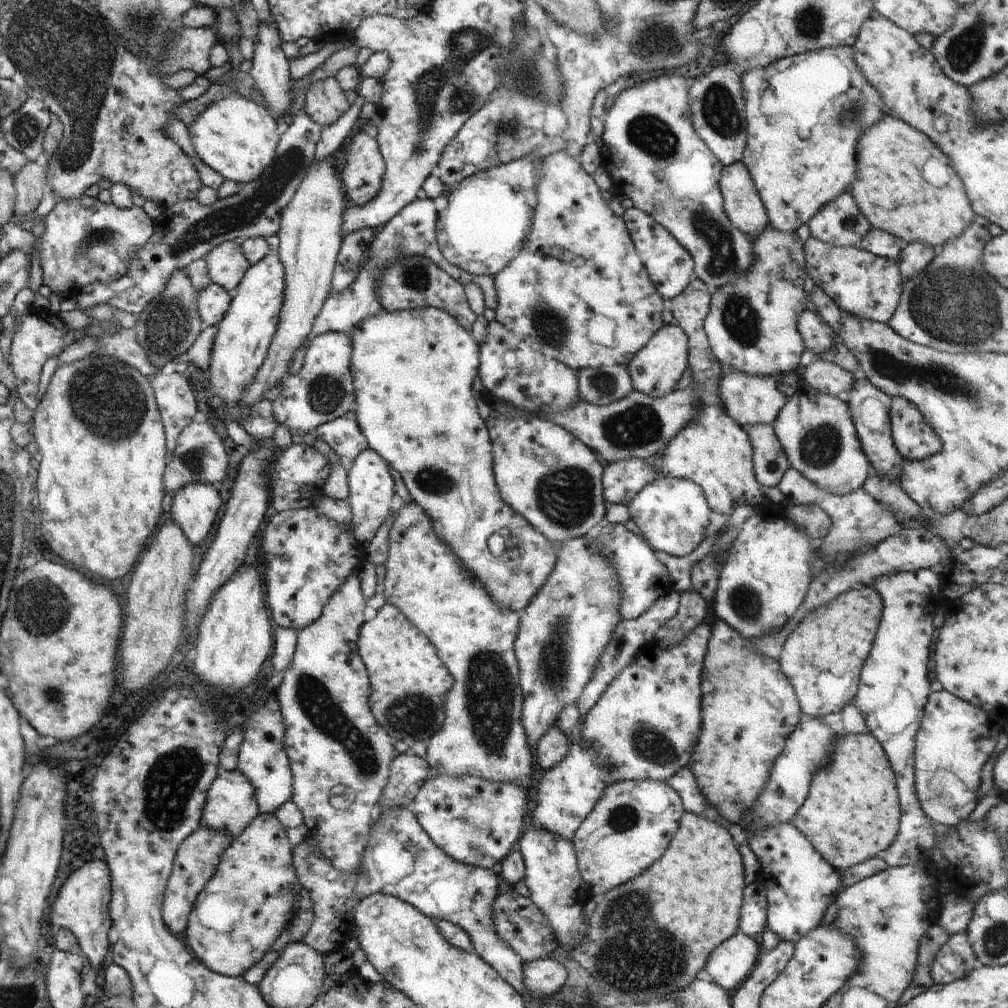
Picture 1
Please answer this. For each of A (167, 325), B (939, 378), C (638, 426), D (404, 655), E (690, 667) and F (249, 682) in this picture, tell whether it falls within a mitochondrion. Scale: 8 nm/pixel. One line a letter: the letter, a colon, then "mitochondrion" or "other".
A: mitochondrion
B: mitochondrion
C: mitochondrion
D: other
E: other
F: other

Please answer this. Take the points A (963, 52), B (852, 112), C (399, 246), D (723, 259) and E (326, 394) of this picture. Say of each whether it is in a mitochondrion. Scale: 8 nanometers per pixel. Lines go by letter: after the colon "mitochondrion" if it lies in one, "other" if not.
A: mitochondrion
B: mitochondrion
C: mitochondrion
D: mitochondrion
E: mitochondrion

